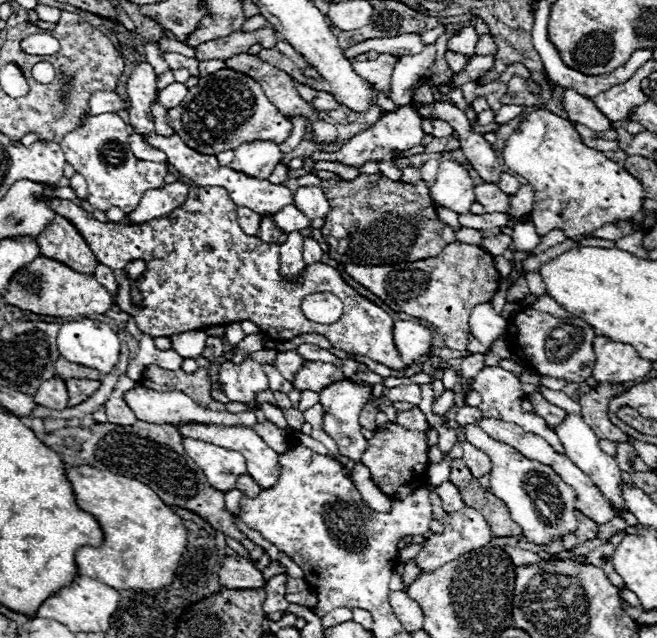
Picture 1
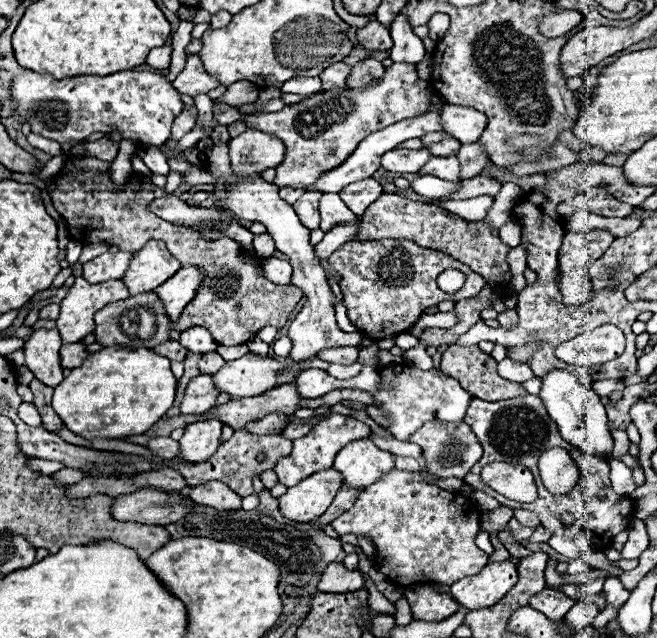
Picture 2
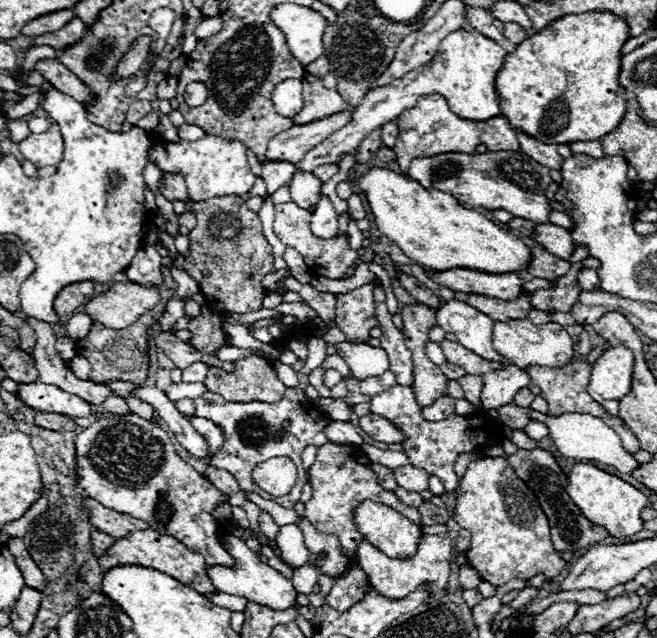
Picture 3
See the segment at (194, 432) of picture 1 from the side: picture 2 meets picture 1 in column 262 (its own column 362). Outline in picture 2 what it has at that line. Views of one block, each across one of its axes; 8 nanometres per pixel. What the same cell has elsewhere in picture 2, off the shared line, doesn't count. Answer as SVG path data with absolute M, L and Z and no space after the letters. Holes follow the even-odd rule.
M370 438L346 444L334 462L334 470L342 472L342 486L348 488L366 488L366 484L384 476L392 466L394 456L378 450Z

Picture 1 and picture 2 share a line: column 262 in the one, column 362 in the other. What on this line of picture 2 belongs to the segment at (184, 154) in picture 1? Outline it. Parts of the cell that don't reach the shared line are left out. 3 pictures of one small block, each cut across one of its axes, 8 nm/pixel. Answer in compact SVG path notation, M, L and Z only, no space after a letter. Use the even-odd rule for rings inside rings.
M366 178L366 180L358 180L354 184L348 184L346 188L342 188L340 198L342 202L356 214L362 216L362 212L382 194L382 186L374 180L374 178Z

